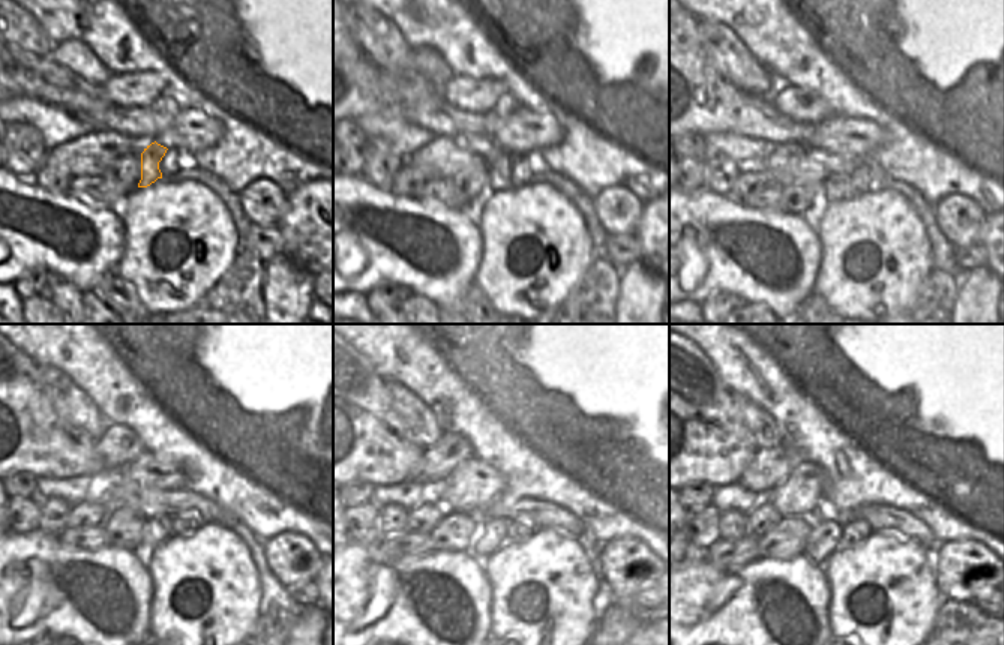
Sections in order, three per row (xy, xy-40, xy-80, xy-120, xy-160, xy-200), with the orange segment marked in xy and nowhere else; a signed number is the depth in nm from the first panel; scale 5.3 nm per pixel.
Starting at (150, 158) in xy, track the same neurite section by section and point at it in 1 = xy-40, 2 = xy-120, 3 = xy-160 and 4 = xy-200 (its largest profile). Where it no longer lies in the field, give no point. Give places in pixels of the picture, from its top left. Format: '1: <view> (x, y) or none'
1: xy-40 (495, 182)
2: xy-120 (159, 528)
3: xy-160 (491, 534)
4: xy-200 (824, 539)

